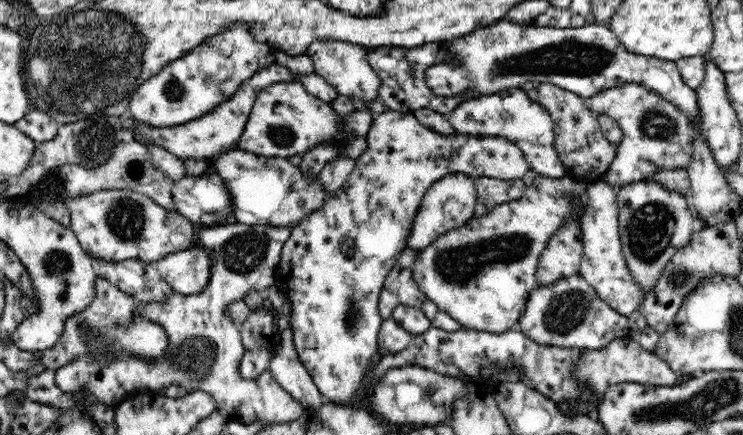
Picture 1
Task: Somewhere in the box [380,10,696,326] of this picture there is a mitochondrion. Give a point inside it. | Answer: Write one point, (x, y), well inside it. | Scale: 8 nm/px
(571, 56)

